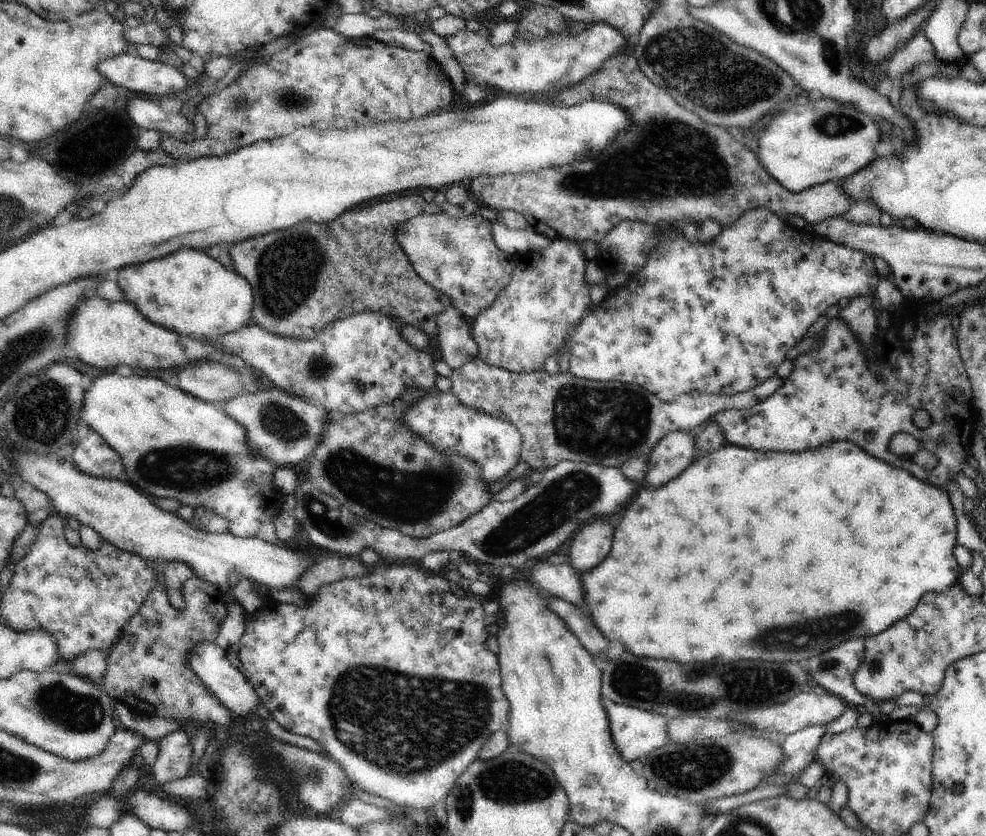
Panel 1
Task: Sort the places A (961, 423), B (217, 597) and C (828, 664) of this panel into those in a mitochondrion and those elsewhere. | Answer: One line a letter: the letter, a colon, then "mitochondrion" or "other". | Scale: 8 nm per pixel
A: other
B: other
C: mitochondrion

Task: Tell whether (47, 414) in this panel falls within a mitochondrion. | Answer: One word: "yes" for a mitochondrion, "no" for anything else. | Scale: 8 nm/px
yes

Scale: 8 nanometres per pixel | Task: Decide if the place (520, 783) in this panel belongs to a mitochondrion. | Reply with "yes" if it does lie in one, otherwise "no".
yes

